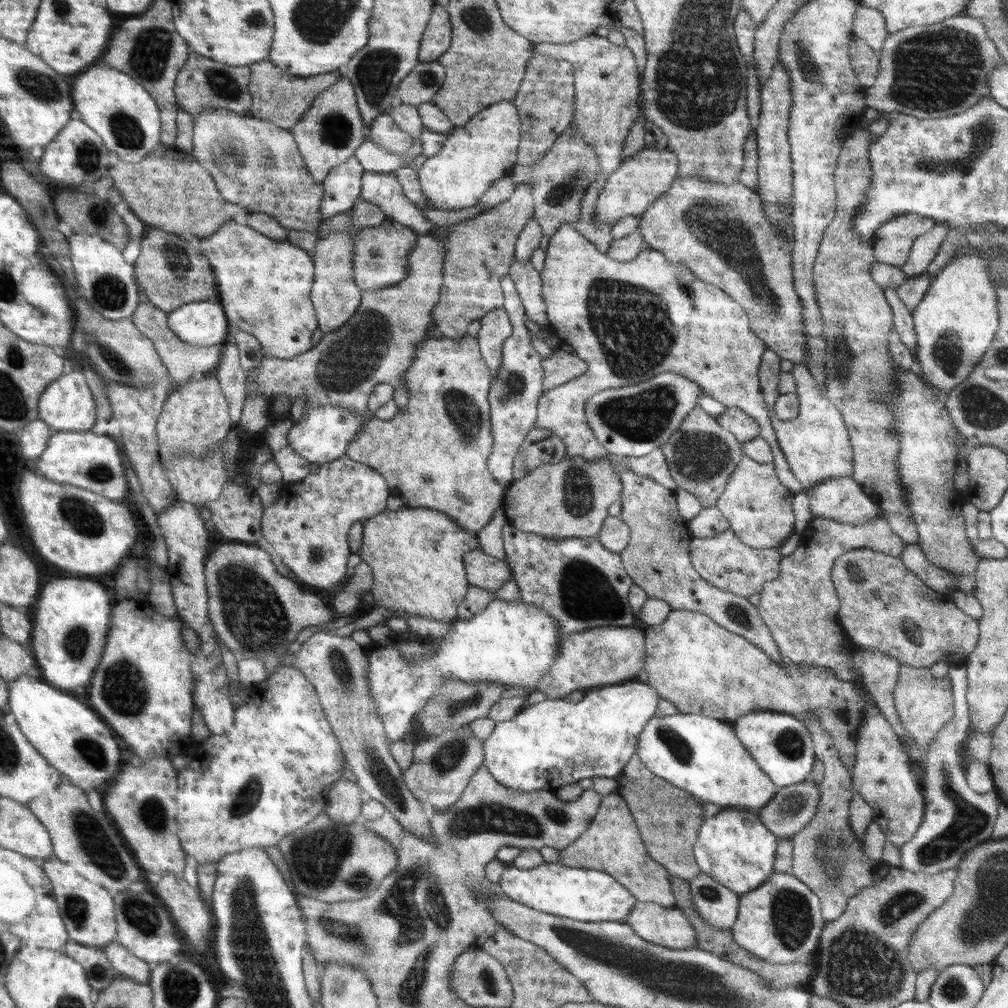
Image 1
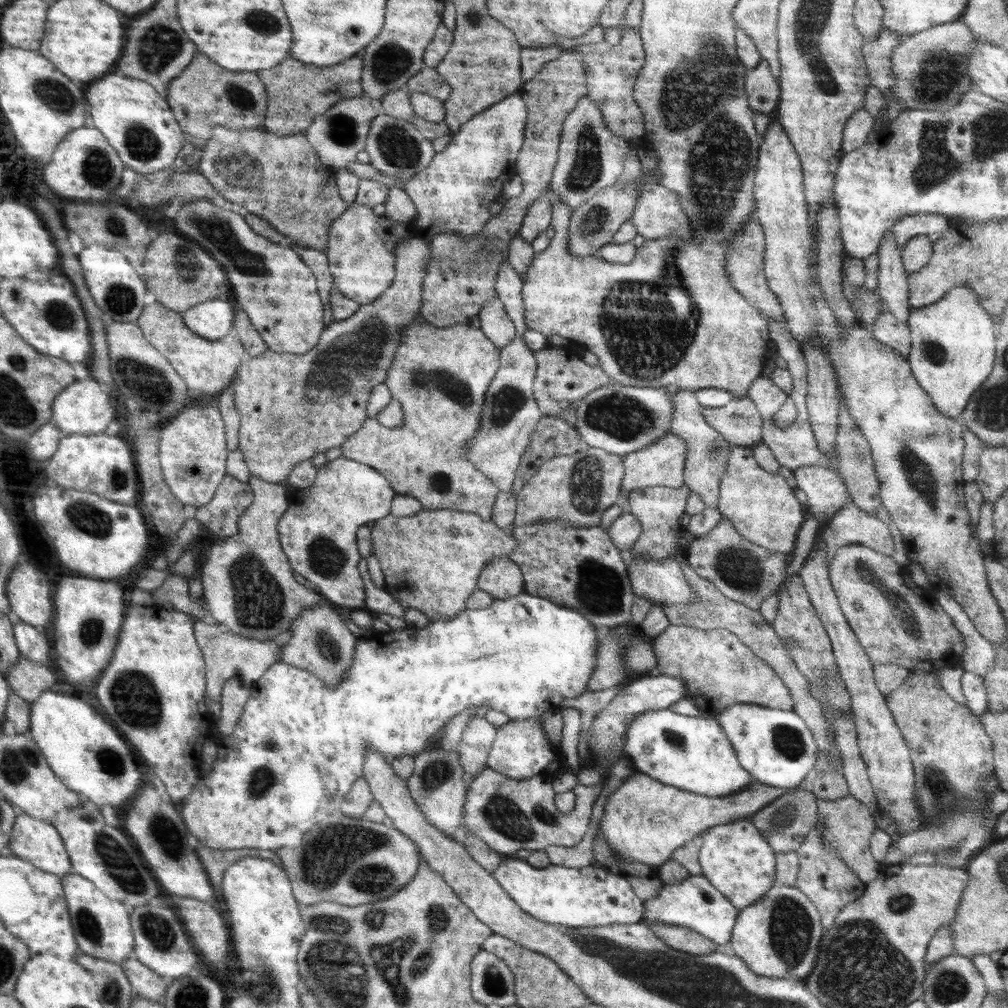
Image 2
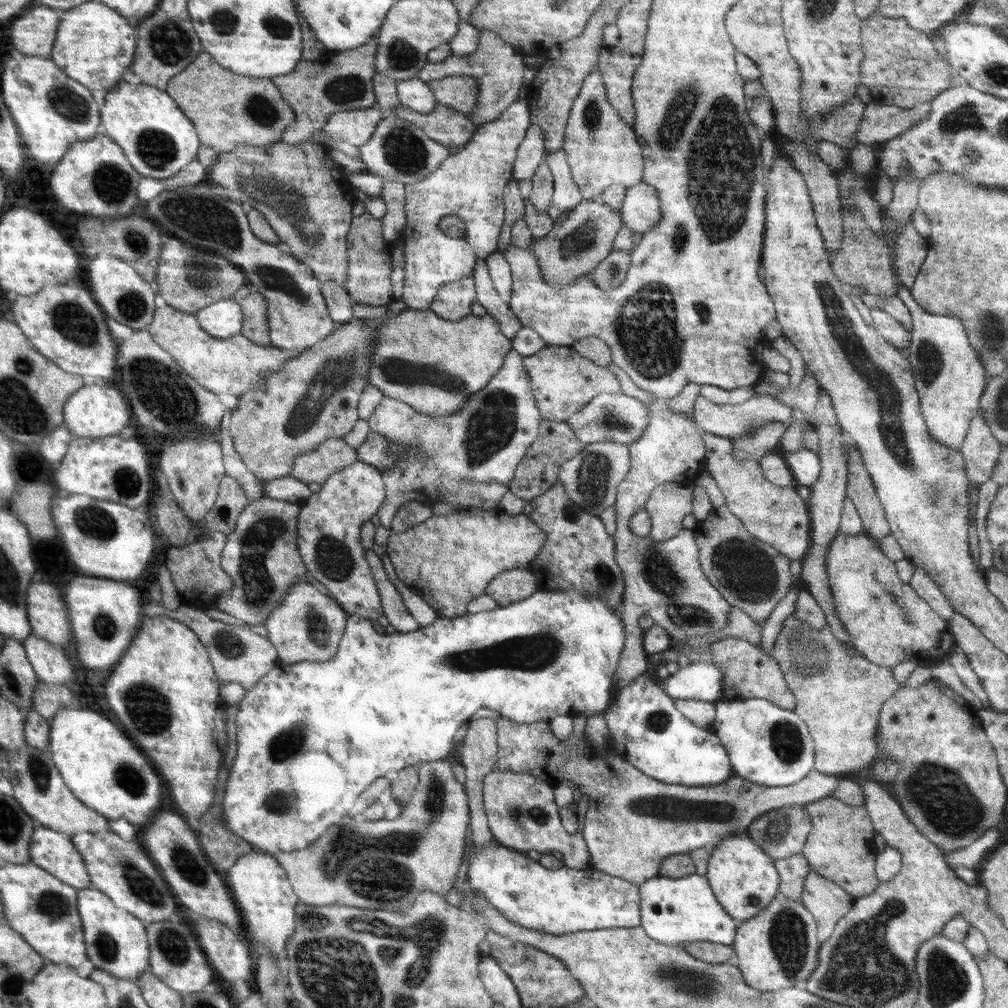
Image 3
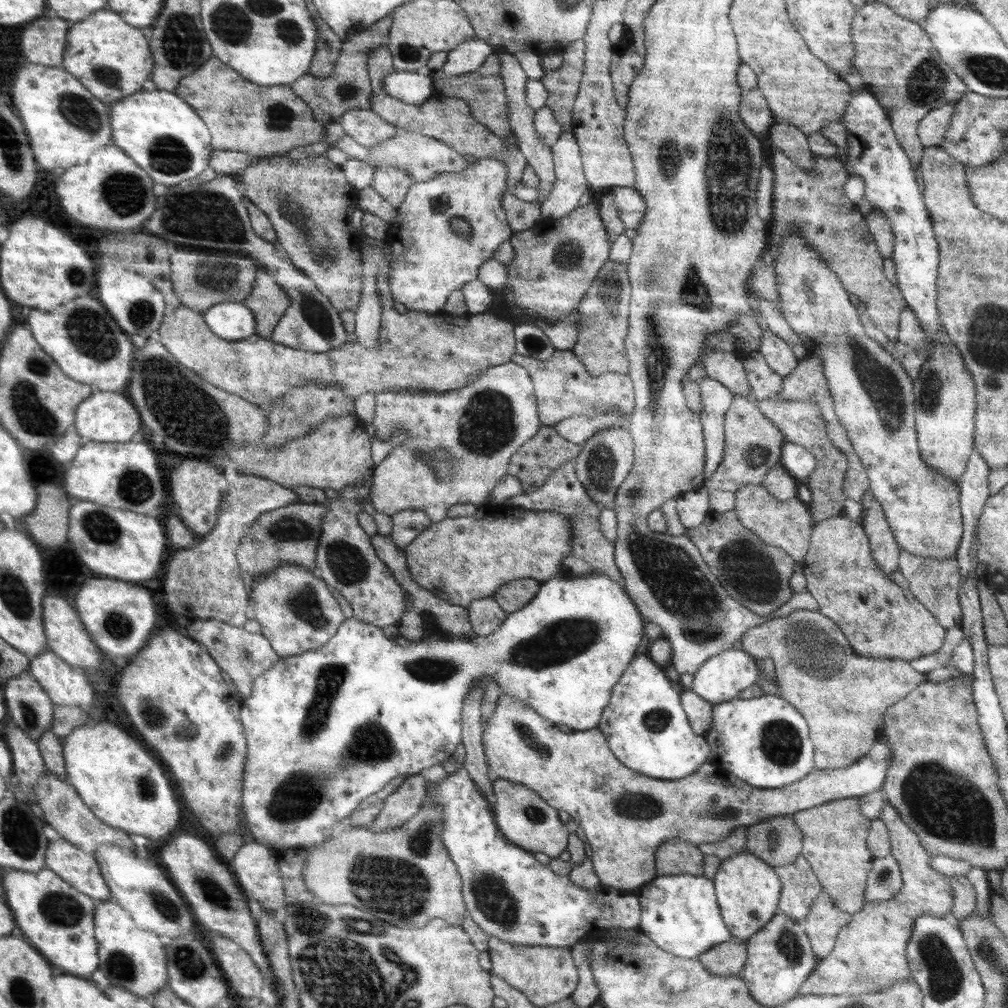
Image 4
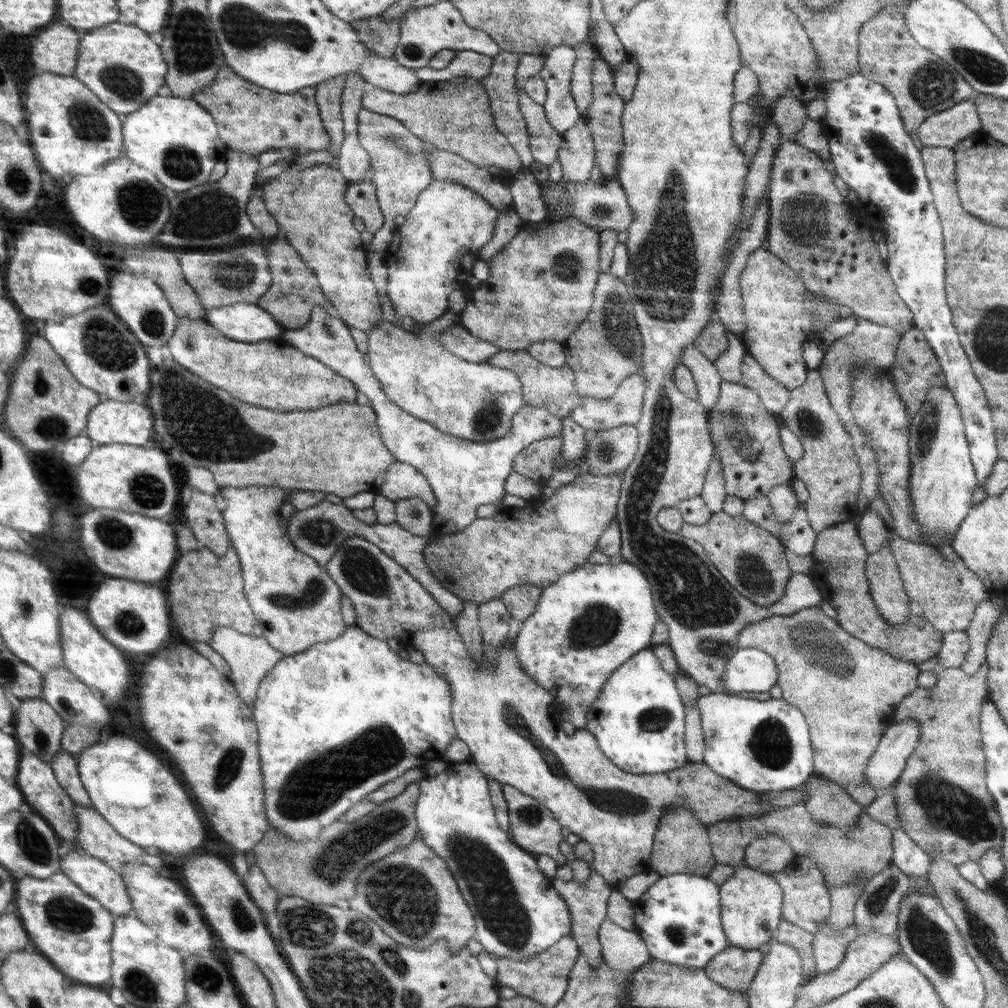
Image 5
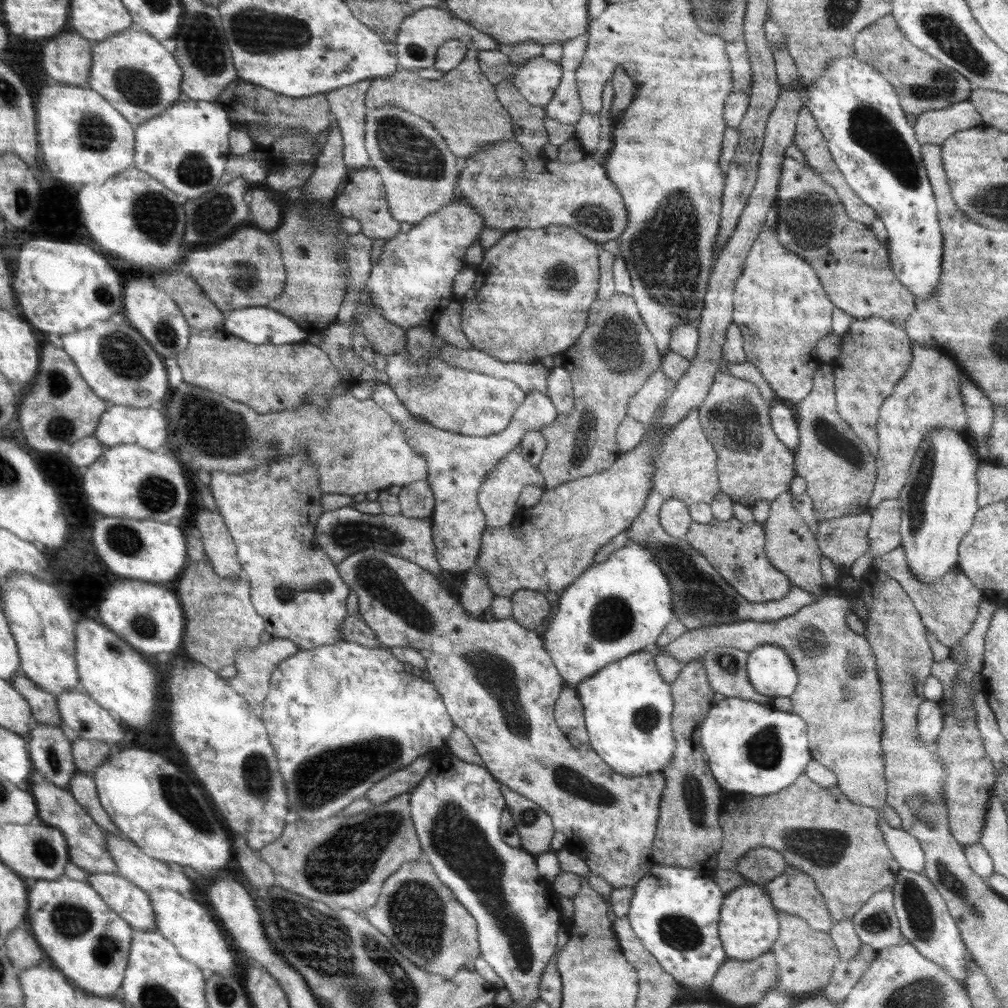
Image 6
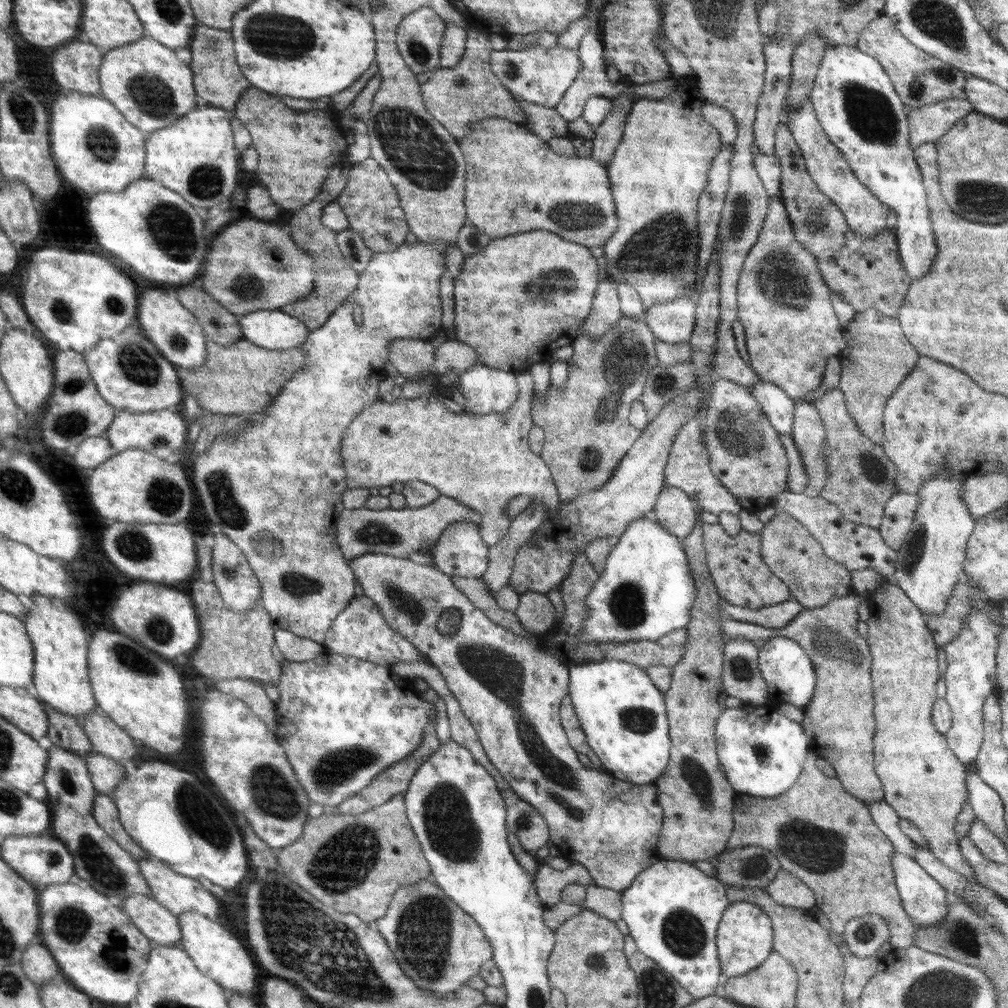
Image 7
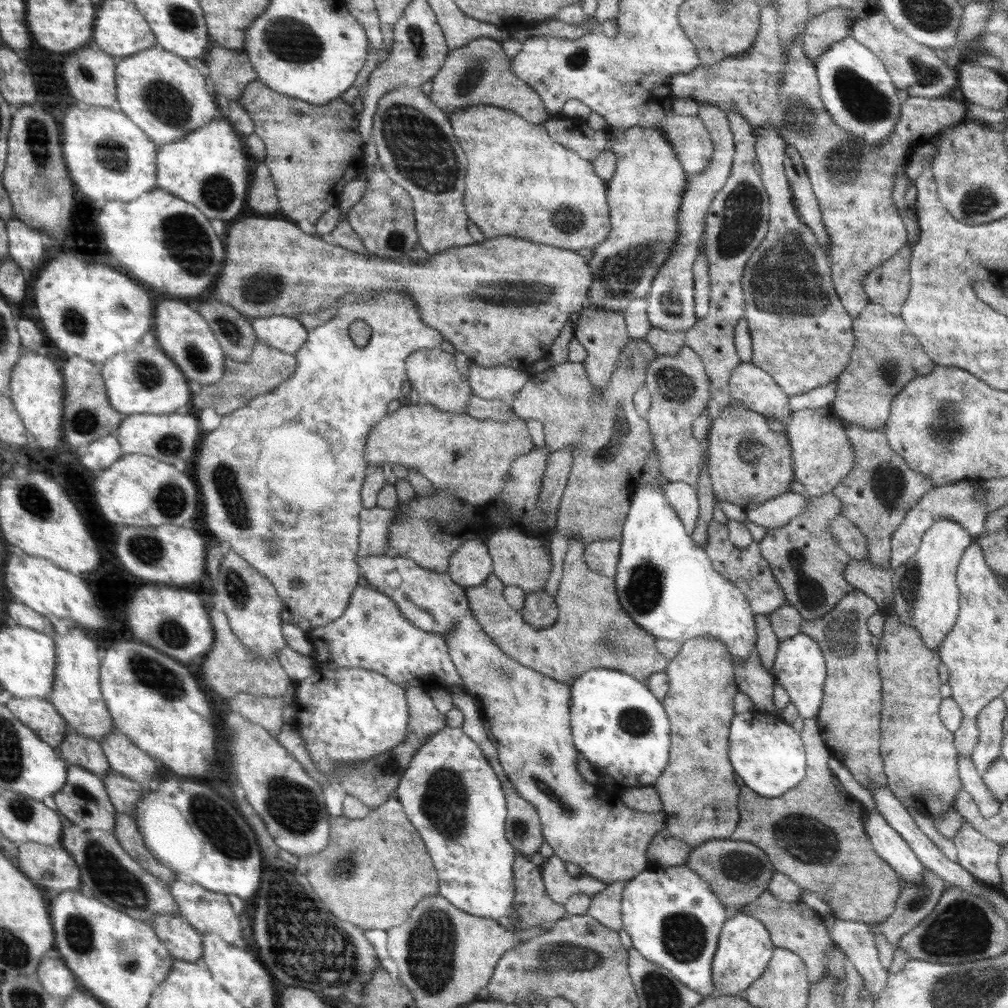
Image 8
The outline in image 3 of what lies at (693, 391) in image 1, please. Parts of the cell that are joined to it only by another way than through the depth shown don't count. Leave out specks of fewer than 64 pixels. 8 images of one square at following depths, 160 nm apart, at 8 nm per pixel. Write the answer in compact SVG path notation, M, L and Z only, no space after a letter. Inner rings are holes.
M601 392L584 408L571 414L566 421L584 445L595 442L617 442L630 446L631 442L642 434L648 424L648 417L647 405L636 397L624 392L618 394Z

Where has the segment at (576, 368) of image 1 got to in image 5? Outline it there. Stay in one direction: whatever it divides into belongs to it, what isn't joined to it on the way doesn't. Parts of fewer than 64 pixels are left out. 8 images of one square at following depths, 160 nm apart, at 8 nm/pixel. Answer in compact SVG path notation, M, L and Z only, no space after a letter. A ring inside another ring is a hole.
M498 351L487 358L487 363L511 370L518 375L526 405L545 408L558 418L571 418L589 433L592 430L608 430L616 426L635 425L641 419L645 388L647 388L642 373L636 373L624 379L610 398L598 400L591 396L580 396L576 392L574 386L576 378L569 366L564 365L562 368L546 366L538 362L528 351Z

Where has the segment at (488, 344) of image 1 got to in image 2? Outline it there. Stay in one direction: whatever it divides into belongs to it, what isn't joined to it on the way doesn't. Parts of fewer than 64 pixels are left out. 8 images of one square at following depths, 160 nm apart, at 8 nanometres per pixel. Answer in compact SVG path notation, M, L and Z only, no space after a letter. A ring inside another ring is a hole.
M497 296L484 302L477 315L480 317L480 330L496 345L498 350L502 350L514 340L514 335L516 335L514 324Z

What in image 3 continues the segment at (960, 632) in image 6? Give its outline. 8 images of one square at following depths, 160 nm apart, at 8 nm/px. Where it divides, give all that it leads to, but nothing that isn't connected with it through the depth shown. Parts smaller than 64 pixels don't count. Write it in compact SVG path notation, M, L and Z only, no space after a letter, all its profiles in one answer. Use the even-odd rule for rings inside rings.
M915 566L914 574L910 578L909 585L917 592L917 595L925 600L932 610L936 611L946 622L950 622L955 615L955 608L949 598L944 596L939 584L934 582L930 575L921 568Z

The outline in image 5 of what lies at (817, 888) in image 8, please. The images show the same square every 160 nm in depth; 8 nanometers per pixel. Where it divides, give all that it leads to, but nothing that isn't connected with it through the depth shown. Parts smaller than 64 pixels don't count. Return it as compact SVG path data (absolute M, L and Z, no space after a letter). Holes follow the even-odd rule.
M794 804L790 808L776 808L754 818L715 822L707 831L716 862L735 868L744 864L745 848L750 841L767 834L777 834L792 847L796 857L808 858L817 864L828 888L831 884L841 886L855 882L859 874L863 874L868 881L885 870L893 859L892 828L872 820L864 811L855 827L843 833L830 825L817 825L808 814L805 804Z

